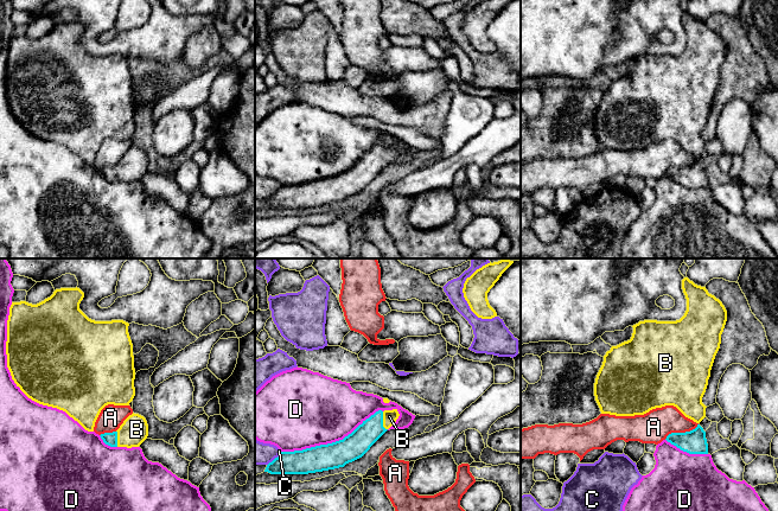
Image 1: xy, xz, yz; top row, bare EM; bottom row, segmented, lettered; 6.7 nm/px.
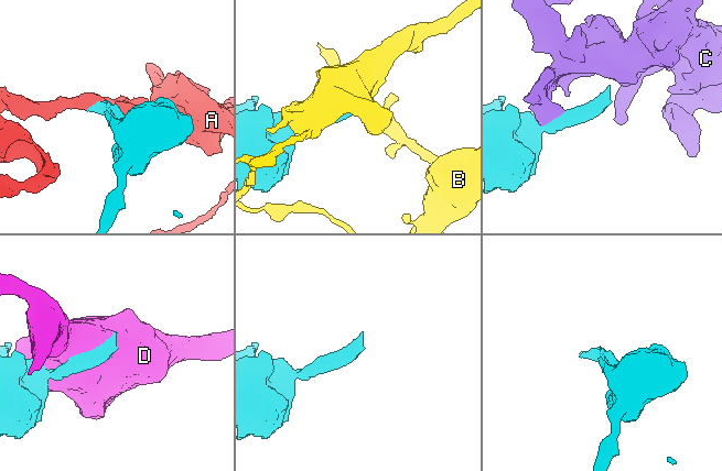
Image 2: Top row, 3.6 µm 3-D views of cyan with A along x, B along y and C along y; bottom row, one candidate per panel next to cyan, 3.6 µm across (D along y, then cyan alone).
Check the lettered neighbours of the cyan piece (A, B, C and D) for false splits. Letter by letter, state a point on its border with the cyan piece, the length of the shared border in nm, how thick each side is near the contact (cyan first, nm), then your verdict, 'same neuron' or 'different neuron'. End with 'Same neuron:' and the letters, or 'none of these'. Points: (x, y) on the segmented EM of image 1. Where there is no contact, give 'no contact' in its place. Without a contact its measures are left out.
A: yz (681, 433) | 260 nm | 160/220 nm | different neuron
B: xz (382, 421) | 130 nm | 170/100 nm | same neuron
C: xz (275, 458) | 140 nm | 170/160 nm | different neuron
D: xz (332, 442) | 750 nm | 180/480 nm | different neuron
Same neuron: B

